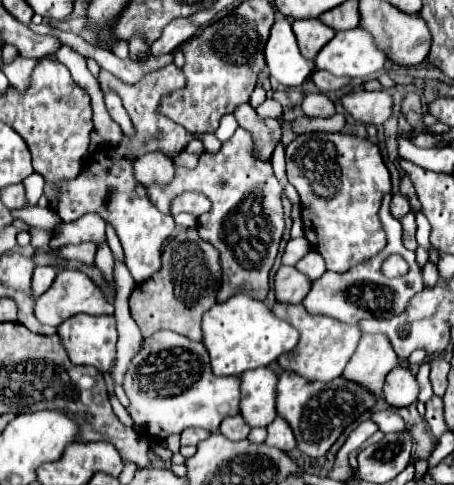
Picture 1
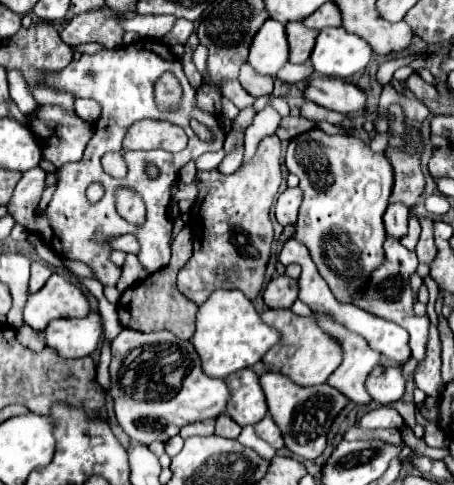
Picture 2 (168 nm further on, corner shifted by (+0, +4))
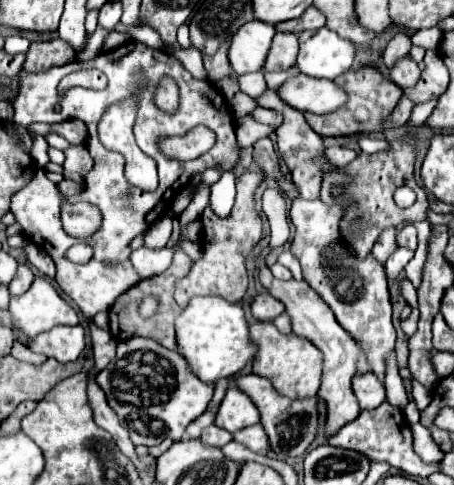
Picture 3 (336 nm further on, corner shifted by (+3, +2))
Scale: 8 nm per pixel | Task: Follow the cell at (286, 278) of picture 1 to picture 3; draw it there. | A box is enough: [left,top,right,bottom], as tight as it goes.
[252,292,284,322]

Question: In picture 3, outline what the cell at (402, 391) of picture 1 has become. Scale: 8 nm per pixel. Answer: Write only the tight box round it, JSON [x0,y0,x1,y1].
[354,372,386,410]

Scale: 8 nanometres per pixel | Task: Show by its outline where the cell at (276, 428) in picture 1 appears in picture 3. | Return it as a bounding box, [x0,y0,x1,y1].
[234,424,270,454]

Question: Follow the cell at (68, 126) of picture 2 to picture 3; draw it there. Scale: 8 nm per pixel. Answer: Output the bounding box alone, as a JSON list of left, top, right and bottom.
[62,144,94,184]

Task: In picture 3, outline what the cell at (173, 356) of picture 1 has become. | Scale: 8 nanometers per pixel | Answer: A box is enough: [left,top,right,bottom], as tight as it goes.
[96,338,214,446]

